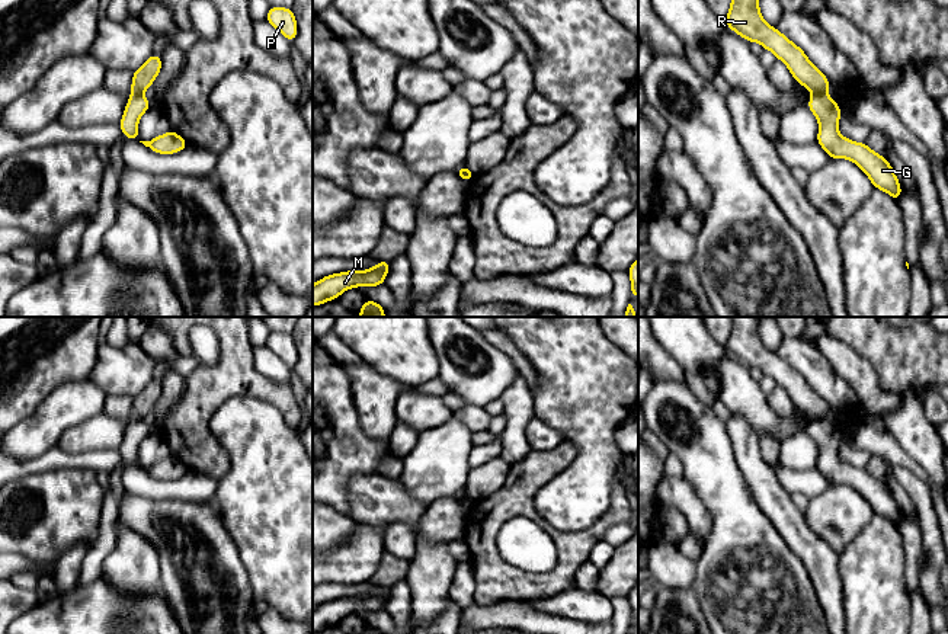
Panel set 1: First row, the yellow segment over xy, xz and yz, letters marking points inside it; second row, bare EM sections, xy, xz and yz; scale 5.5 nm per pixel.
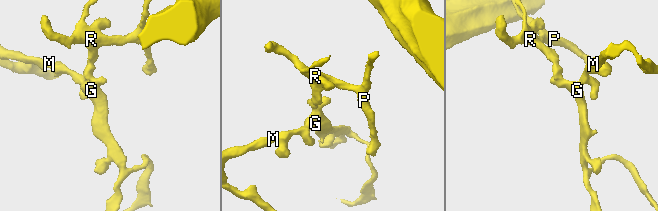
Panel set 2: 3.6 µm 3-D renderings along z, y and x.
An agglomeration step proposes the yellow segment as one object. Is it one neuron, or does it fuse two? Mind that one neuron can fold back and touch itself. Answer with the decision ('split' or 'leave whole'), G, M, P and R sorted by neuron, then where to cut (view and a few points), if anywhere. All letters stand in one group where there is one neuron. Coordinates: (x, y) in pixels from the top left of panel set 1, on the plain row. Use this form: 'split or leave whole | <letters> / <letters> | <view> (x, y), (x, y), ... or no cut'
split | G M / P R | xy (131, 418), (141, 420)

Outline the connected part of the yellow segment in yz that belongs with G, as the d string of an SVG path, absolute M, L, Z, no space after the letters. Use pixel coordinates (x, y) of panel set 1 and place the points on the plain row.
M822 419L808 425L807 433L819 446L816 468L830 481L830 486L848 484L853 487L869 503L874 513L899 526L903 518L888 486L877 480L865 468L855 468L840 461L837 455L842 444L840 430L827 419Z

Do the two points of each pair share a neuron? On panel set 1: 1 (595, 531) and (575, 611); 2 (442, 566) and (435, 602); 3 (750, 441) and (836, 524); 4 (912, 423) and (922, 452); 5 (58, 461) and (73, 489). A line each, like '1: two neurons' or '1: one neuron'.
1: two neurons
2: one neuron
3: two neurons
4: one neuron
5: two neurons

